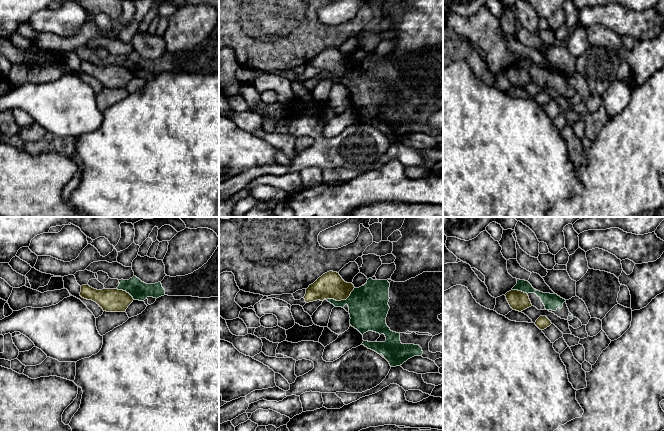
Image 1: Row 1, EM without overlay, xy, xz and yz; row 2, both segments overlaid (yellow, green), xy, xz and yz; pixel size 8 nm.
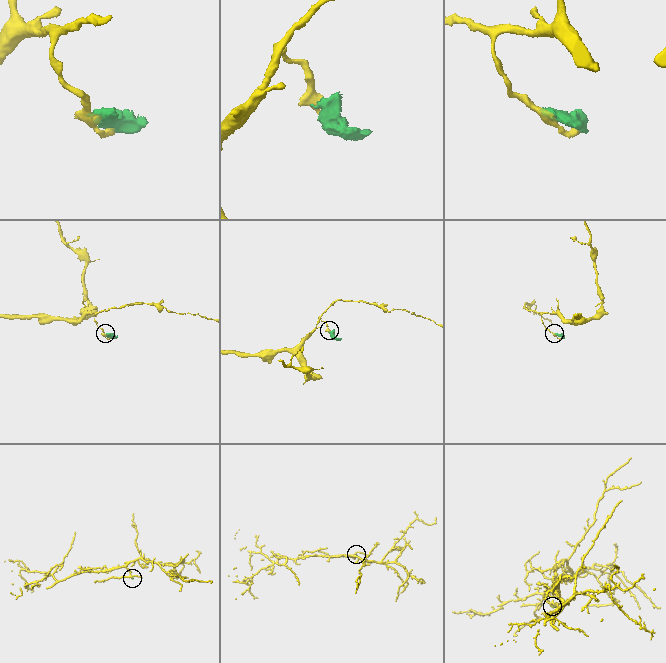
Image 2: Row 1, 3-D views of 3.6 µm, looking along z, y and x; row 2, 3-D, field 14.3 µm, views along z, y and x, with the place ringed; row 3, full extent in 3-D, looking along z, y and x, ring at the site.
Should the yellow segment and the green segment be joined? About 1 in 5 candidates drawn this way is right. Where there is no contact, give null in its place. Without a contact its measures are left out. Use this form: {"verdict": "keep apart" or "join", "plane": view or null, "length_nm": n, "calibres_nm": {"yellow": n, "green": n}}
{"verdict": "keep apart", "plane": "xz", "length_nm": 260, "calibres_nm": {"yellow": 220, "green": 320}}

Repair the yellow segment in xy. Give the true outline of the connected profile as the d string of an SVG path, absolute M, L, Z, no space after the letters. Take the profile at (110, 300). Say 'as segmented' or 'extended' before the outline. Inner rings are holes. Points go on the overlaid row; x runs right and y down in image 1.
as segmented; M89 285L81 286L80 296L96 302L106 312L125 312L134 300L126 291L105 288L97 290Z

